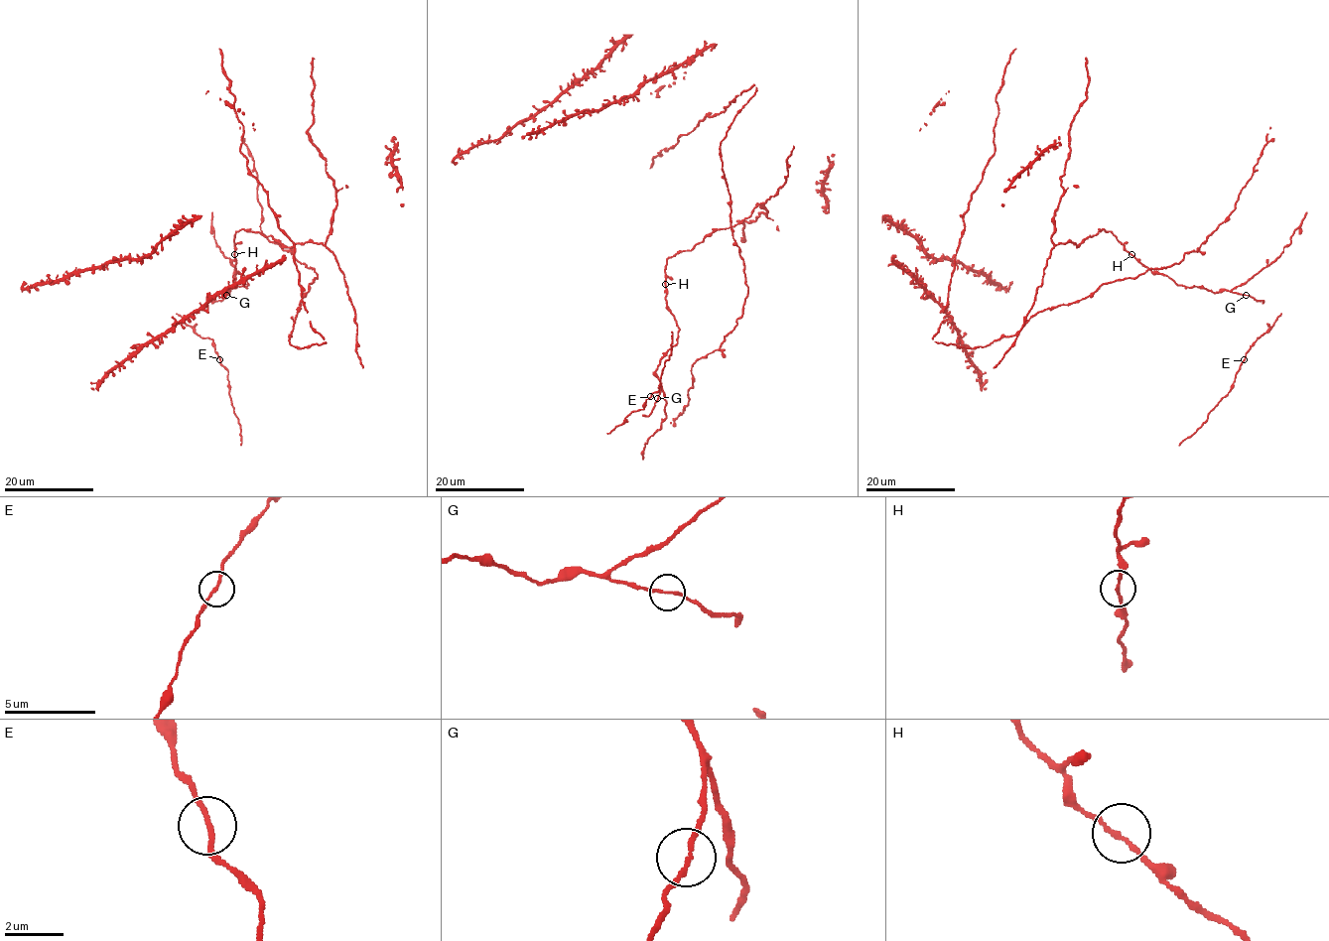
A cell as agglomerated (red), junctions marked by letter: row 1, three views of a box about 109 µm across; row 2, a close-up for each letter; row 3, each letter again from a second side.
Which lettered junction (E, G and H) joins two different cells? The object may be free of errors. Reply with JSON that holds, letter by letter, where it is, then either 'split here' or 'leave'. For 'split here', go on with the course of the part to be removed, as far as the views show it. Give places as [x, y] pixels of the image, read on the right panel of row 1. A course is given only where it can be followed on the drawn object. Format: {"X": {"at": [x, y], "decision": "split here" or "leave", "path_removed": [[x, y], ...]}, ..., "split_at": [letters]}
{"E": {"at": [1244, 359], "decision": "leave"}, "G": {"at": [1246, 295], "decision": "leave"}, "H": {"at": [1131, 254], "decision": "leave"}, "split_at": []}

